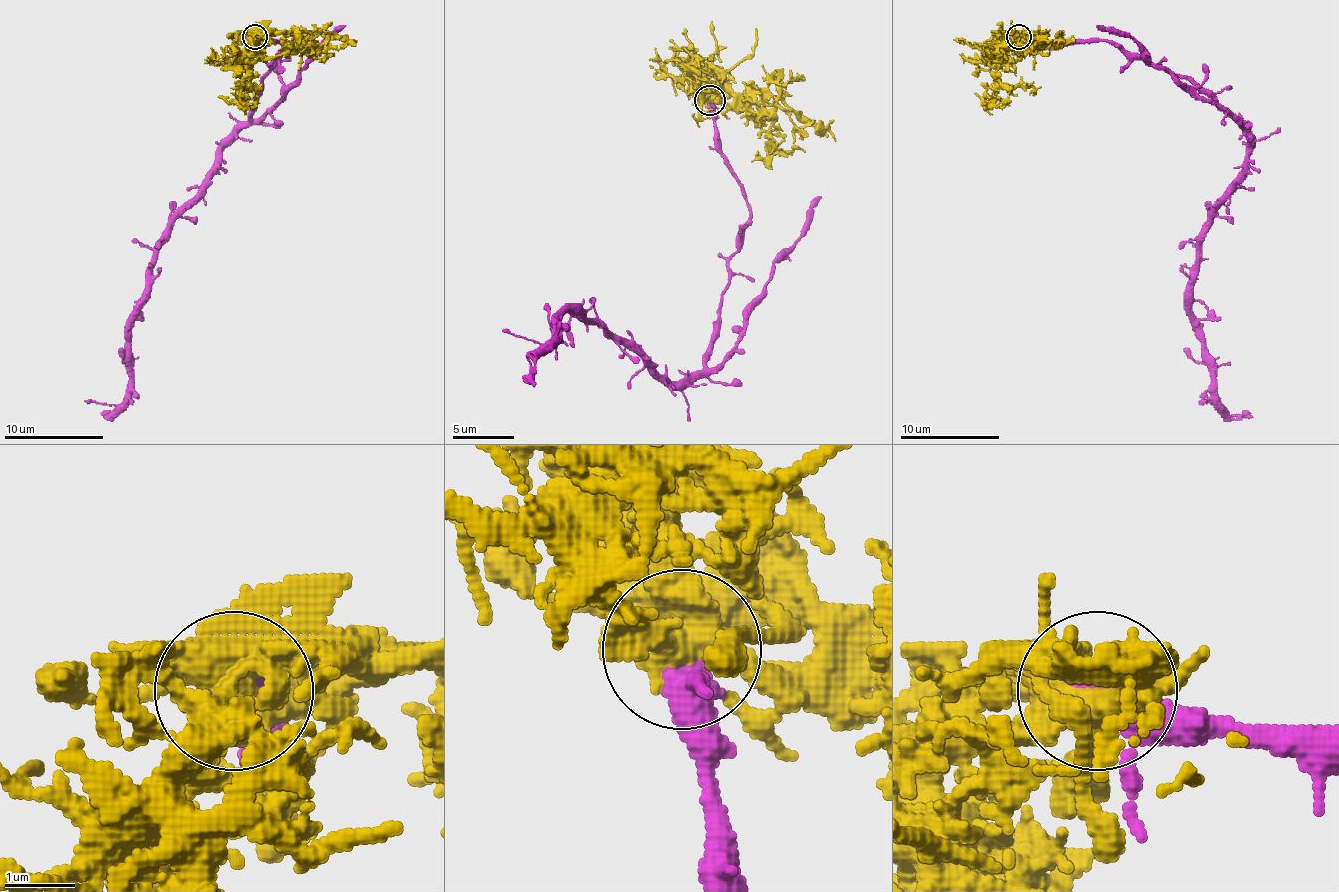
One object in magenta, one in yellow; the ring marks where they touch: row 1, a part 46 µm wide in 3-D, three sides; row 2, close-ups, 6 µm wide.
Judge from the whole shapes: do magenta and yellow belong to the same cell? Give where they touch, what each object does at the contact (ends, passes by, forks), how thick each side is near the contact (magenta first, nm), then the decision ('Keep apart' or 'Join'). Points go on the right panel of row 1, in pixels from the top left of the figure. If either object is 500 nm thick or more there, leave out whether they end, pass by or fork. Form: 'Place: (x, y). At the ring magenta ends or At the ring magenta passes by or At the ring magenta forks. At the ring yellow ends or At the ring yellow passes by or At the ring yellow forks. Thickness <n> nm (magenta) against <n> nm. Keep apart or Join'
Place: (1018, 37). At the ring magenta passes by. At the ring yellow forks. Thickness 480 nm (magenta) against 480 nm. Keep apart

